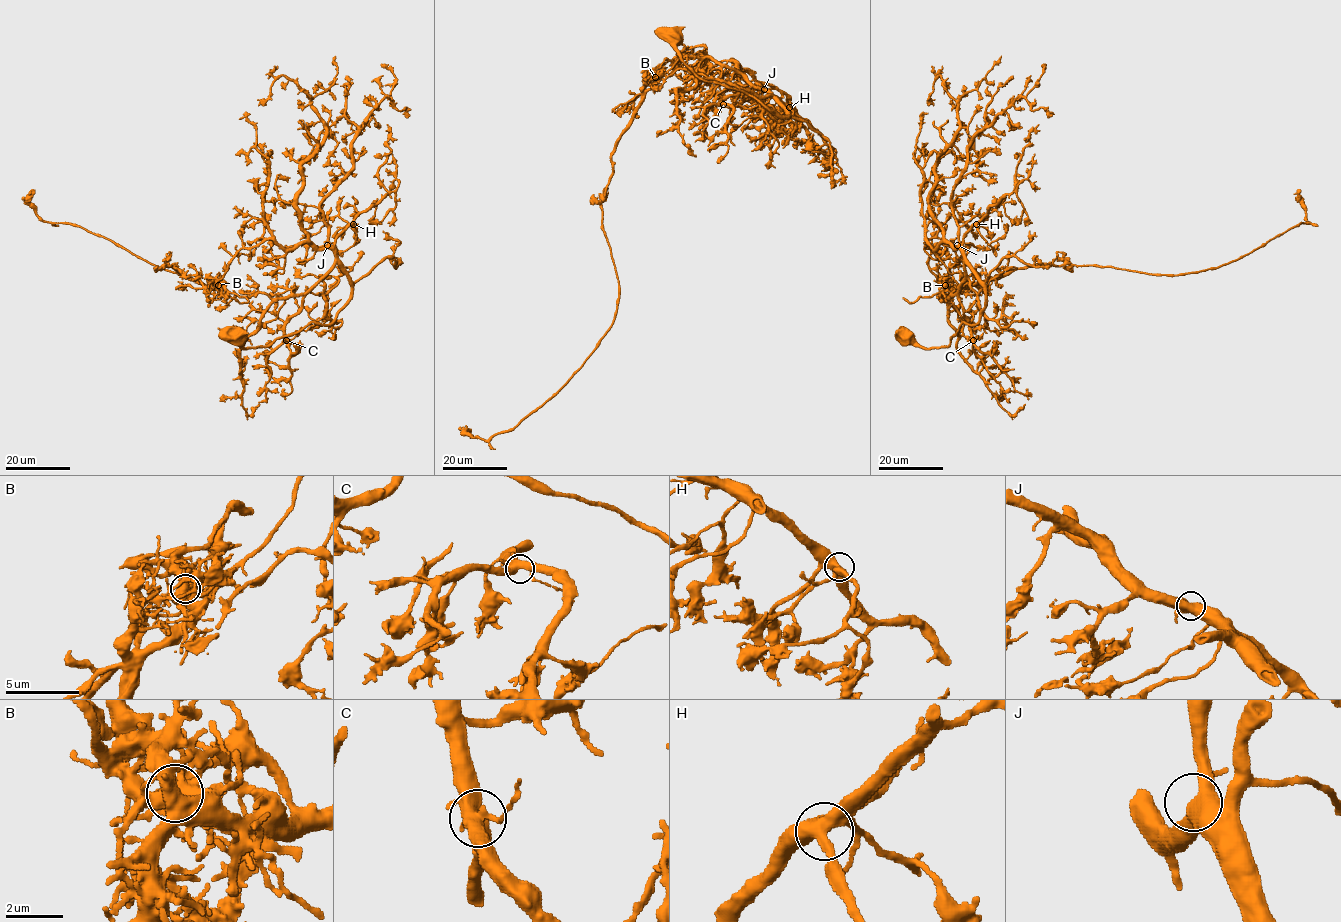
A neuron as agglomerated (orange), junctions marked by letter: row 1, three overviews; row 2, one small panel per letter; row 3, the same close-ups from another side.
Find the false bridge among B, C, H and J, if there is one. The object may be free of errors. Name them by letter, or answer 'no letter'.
B

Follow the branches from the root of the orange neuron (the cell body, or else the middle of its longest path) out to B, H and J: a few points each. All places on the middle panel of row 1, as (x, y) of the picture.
B: (674, 38), (680, 58), (698, 77), (741, 90), (787, 116), (766, 91), (709, 57), (666, 59), (655, 77)
H: (674, 38), (680, 58), (698, 77), (741, 90), (780, 115), (787, 112), (771, 94), (789, 107)
J: (674, 38), (678, 40), (675, 50), (698, 77), (741, 90), (768, 110), (787, 116), (764, 89)

